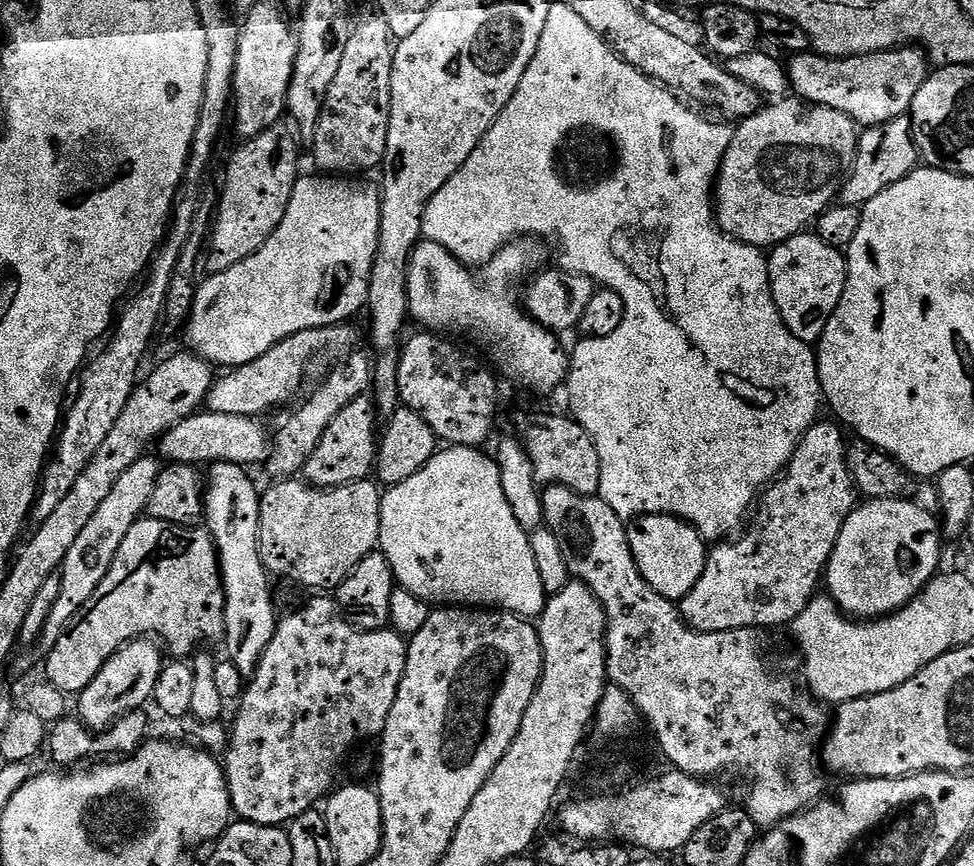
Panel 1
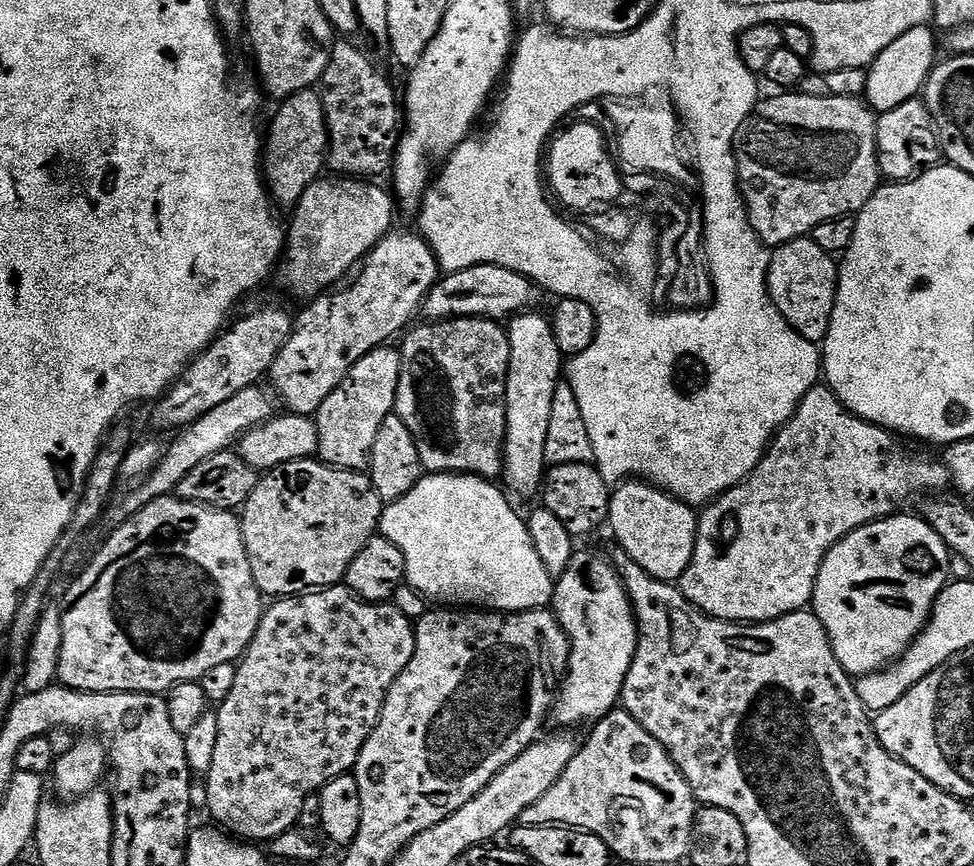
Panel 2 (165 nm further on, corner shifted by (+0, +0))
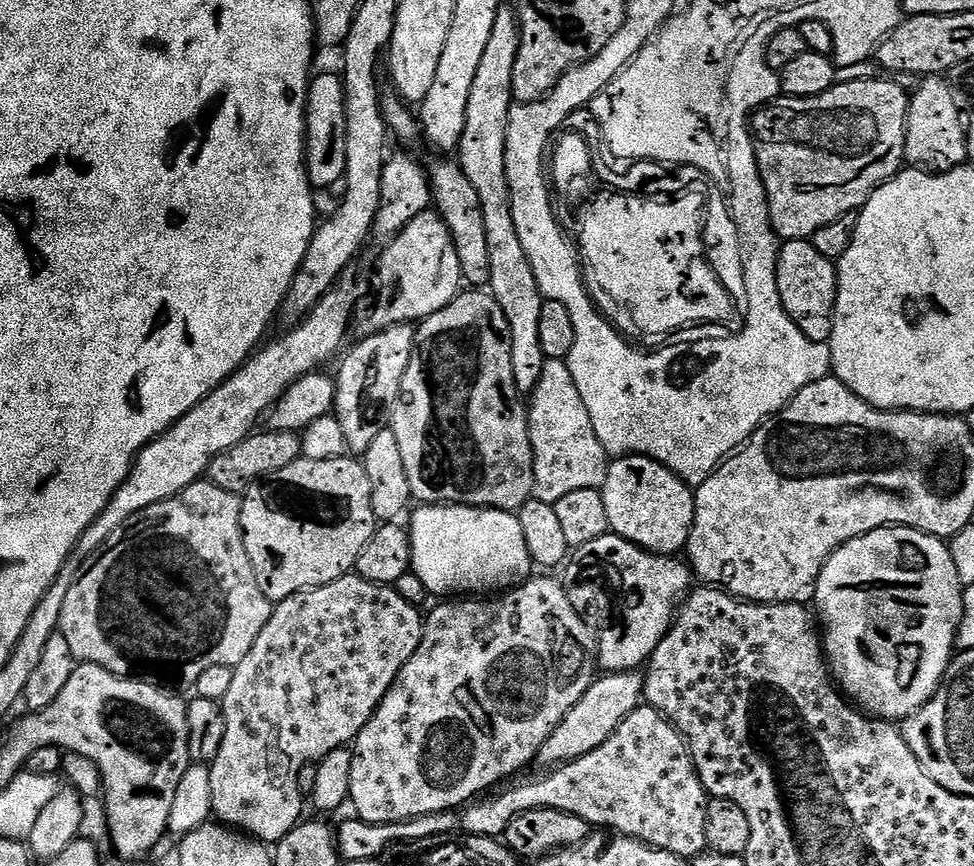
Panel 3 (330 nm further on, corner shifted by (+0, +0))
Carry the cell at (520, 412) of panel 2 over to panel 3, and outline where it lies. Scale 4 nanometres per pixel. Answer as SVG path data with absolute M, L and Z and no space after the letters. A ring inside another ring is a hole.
M501 6L498 16L494 18L494 30L490 30L490 42L482 54L482 63L474 77L470 89L470 102L466 105L466 130L462 130L462 138L458 149L460 169L470 178L474 190L478 193L478 202L482 202L482 218L486 222L486 247L490 249L490 278L487 287L490 295L502 306L502 314L506 314L506 322L510 330L510 362L514 362L514 382L521 394L531 394L538 386L542 377L545 362L542 354L542 342L538 342L538 314L542 314L544 297L534 278L534 270L530 266L530 258L526 258L526 250L522 250L522 238L518 238L518 230L512 217L512 191L508 189L508 171L506 170L506 138L508 137L508 119L514 107L512 98L512 79L514 78L514 62L520 49L520 21L511 7Z

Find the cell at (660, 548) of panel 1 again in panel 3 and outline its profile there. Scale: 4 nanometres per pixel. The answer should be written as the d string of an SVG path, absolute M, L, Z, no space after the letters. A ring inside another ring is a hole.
M621 456L608 465L602 489L608 527L613 533L658 556L683 553L694 526L693 489L666 466L645 456Z

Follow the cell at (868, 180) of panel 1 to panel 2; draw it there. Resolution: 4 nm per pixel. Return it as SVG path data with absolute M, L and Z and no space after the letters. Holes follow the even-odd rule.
M920 98L907 100L894 110L879 113L876 141L880 174L888 182L914 180L921 172L937 167L942 160L940 135L936 133L928 105Z

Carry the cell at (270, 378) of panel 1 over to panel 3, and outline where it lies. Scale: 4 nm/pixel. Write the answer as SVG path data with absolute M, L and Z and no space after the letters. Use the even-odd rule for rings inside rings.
M435 210L418 214L384 248L380 256L380 297L376 300L376 309L364 320L364 336L372 336L384 328L393 328L395 324L411 324L425 320L430 314L438 314L453 298L462 291L462 277L458 266L458 252L454 250L454 240L446 222Z

